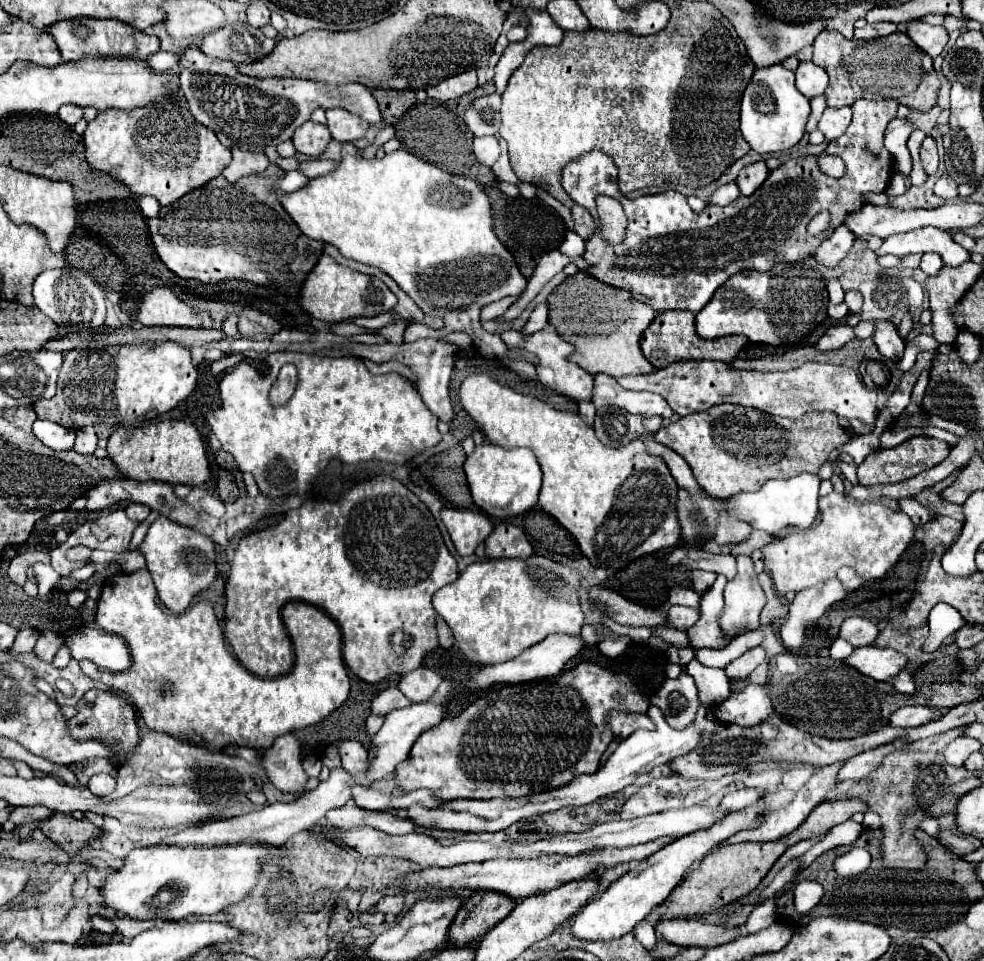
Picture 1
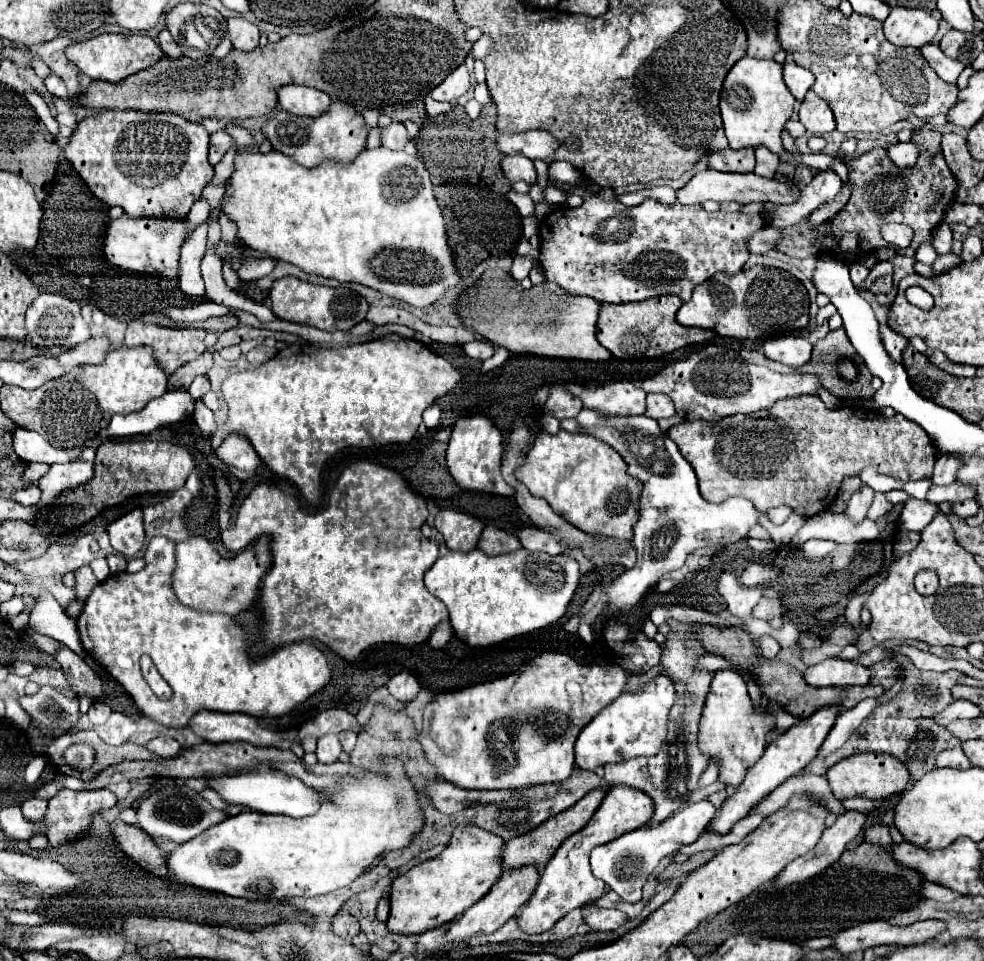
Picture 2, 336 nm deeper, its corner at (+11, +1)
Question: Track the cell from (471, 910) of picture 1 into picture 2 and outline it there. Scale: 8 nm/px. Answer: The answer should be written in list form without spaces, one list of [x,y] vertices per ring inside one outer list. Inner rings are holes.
[[[601,786],[593,792],[589,792],[589,796],[585,796],[583,800],[579,800],[573,808],[545,820],[545,824],[537,826],[533,832],[521,836],[521,838],[513,838],[509,842],[505,842],[503,846],[503,856],[501,856],[501,862],[503,862],[503,870],[509,872],[509,870],[517,870],[517,868],[523,868],[523,866],[535,866],[539,872],[547,866],[547,860],[557,852],[557,848],[575,832],[579,832],[581,828],[585,828],[585,824],[591,820],[591,816],[595,814],[595,810],[599,808],[599,804],[603,802],[605,798],[605,790],[607,786]]]

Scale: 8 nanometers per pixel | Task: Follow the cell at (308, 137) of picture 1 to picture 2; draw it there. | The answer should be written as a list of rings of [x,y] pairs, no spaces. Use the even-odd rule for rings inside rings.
[[[343,102],[331,104],[329,112],[319,118],[307,118],[307,116],[295,116],[285,110],[277,110],[269,116],[267,124],[263,126],[263,134],[271,142],[273,150],[279,150],[299,164],[305,164],[307,168],[317,166],[323,158],[333,158],[337,162],[351,162],[365,146],[367,130],[363,116],[357,114],[351,106]]]

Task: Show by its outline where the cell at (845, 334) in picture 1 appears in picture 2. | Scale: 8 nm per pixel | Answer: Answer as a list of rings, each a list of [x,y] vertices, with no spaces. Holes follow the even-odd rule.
[[[787,336],[787,338],[769,340],[763,346],[763,352],[767,358],[777,360],[781,364],[787,364],[795,370],[809,362],[811,350],[813,350],[813,344],[801,336]]]

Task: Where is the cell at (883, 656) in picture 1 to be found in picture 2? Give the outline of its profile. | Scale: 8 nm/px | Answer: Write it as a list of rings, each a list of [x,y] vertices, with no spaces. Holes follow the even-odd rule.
[[[831,658],[809,666],[803,676],[811,686],[865,686],[873,678],[873,670],[855,660]]]

